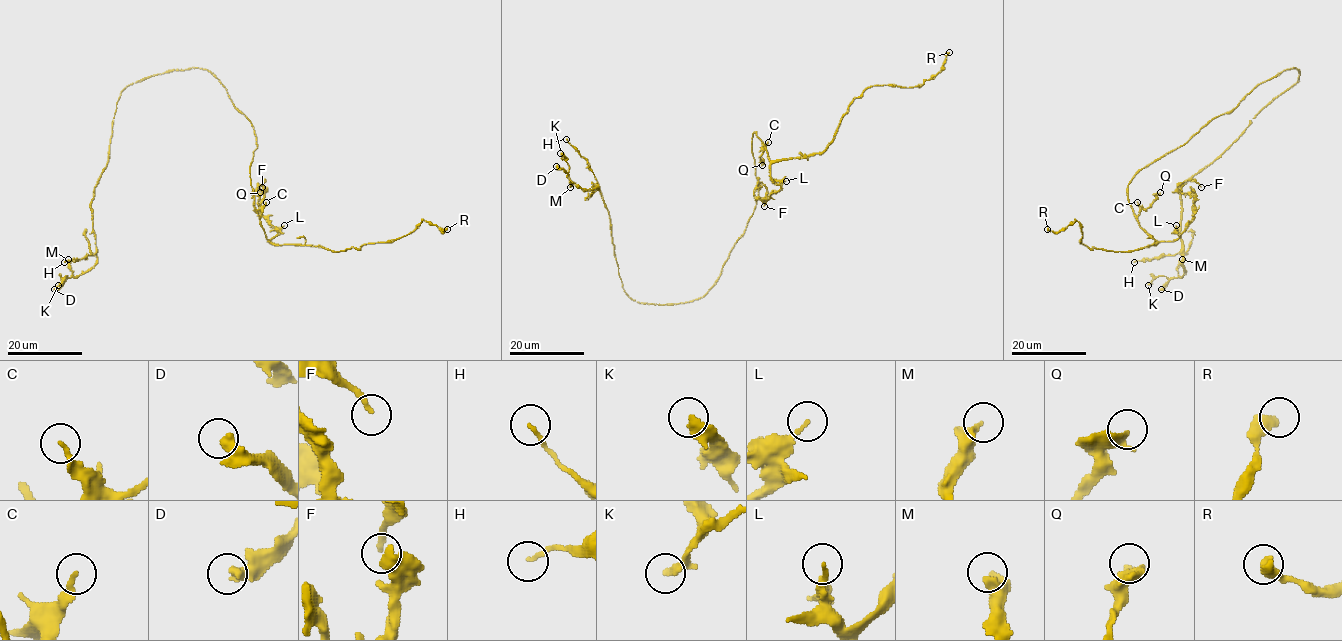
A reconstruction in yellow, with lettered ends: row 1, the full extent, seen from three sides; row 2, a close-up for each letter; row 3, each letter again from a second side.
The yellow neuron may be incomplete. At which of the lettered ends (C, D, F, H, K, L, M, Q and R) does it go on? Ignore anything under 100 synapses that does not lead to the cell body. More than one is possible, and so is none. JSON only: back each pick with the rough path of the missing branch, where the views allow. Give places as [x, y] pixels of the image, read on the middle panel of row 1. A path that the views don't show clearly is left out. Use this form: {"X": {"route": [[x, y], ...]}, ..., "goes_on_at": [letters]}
{"goes_on_at": []}

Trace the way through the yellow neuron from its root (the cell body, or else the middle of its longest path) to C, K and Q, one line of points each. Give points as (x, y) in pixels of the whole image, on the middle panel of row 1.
C: (736, 241), (744, 233), (759, 193), (752, 134), (756, 133), (764, 144), (768, 142)
K: (736, 241), (702, 297), (666, 304), (632, 300), (618, 273), (600, 191), (578, 187), (560, 153)
Q: (736, 241), (744, 233), (759, 193), (759, 182), (752, 153), (753, 133), (763, 144), (759, 156), (762, 165)

